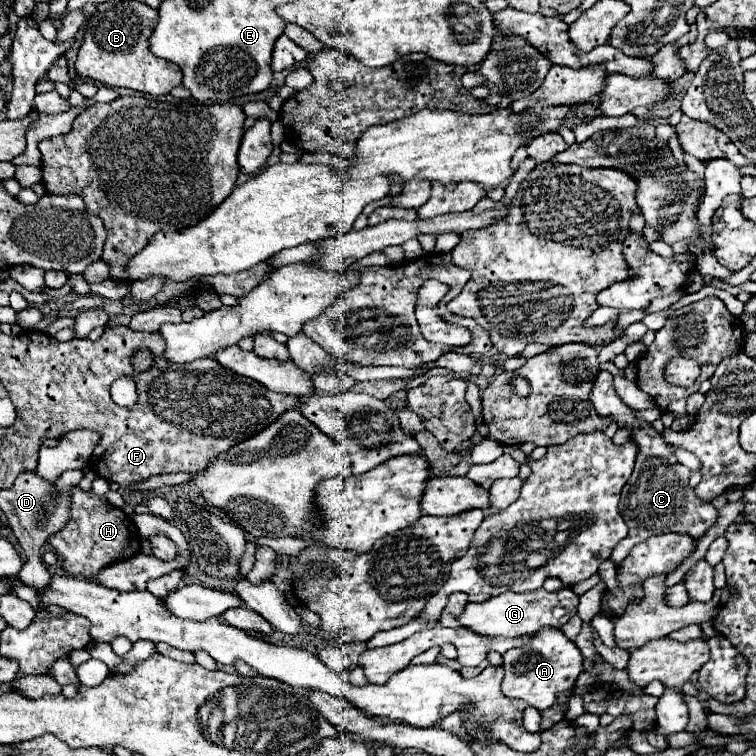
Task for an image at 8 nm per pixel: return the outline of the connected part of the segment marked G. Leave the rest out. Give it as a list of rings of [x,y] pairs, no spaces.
[[[543,588],[535,592],[503,592],[495,598],[489,598],[483,604],[467,604],[465,612],[457,618],[461,626],[467,630],[479,634],[479,636],[505,636],[505,638],[517,638],[525,634],[535,634],[541,626],[555,626],[561,628],[565,622],[569,622],[577,614],[577,602],[579,598],[571,588],[561,588],[557,592],[547,592]]]

